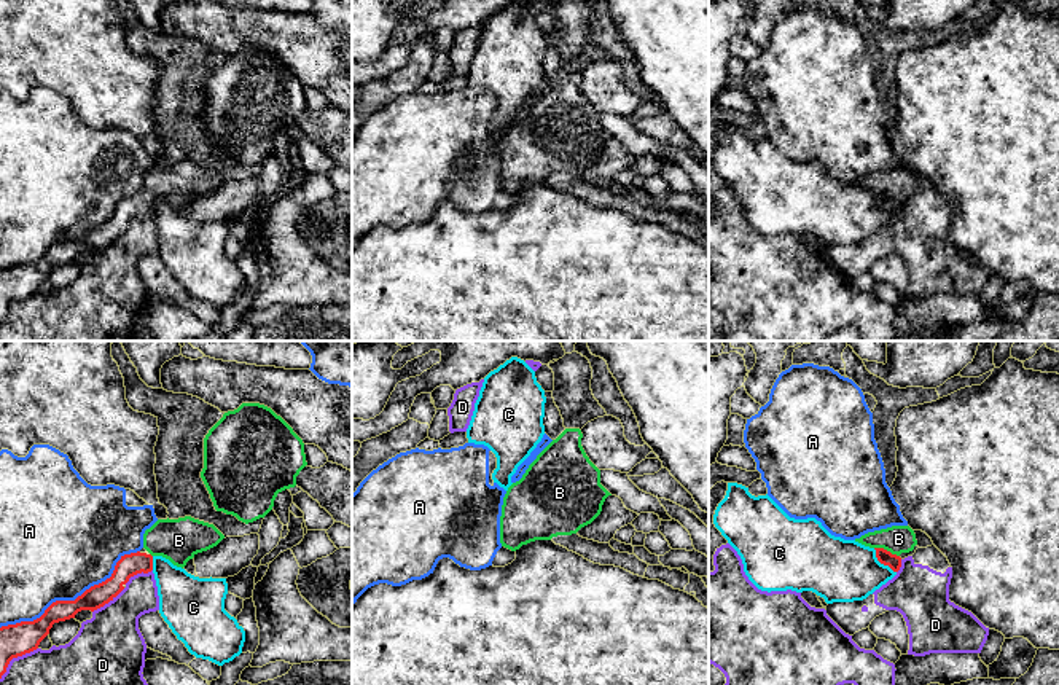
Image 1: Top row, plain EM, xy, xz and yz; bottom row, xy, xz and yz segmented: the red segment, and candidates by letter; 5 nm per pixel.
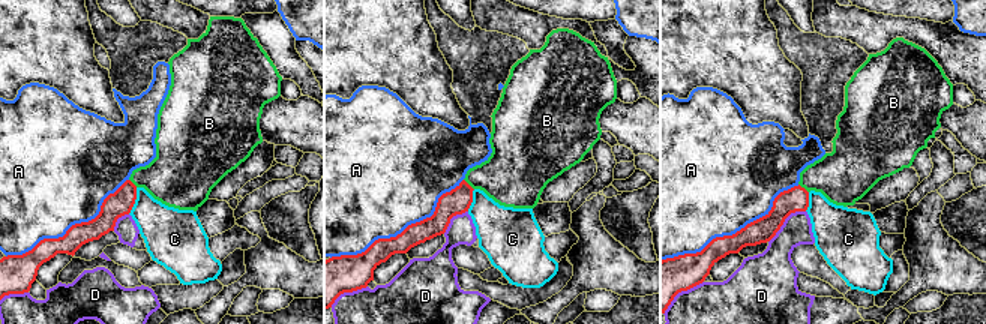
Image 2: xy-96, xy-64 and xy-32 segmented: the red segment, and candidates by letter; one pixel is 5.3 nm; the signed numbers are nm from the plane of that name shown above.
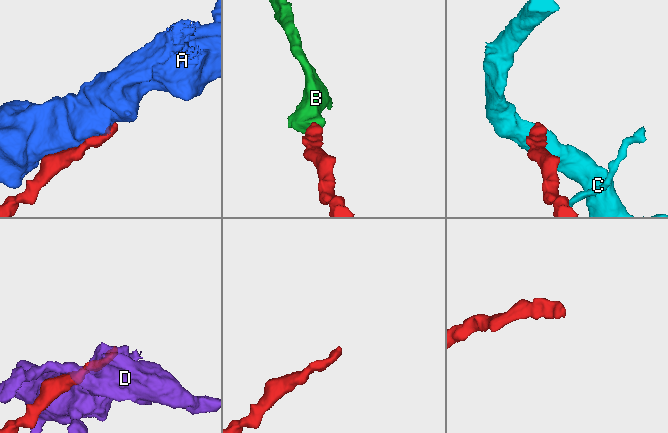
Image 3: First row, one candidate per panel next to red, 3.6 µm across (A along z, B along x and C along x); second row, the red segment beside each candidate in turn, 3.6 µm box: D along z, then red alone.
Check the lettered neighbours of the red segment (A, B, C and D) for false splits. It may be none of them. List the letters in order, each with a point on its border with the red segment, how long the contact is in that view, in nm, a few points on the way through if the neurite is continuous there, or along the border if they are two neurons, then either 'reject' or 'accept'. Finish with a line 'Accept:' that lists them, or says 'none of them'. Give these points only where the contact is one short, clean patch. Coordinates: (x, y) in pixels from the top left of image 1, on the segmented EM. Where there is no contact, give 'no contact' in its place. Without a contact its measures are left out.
A: xy (72, 601) | 800 nm | reject
B: yz (886, 550) | 140 nm | across yz (884, 556), (886, 550), (898, 539) | accept
C: yz (881, 563) | 170 nm | along yz (873, 548), (878, 559), (895, 572) | reject
D: xy (109, 601) | 200 nm | reject
Accept: B

